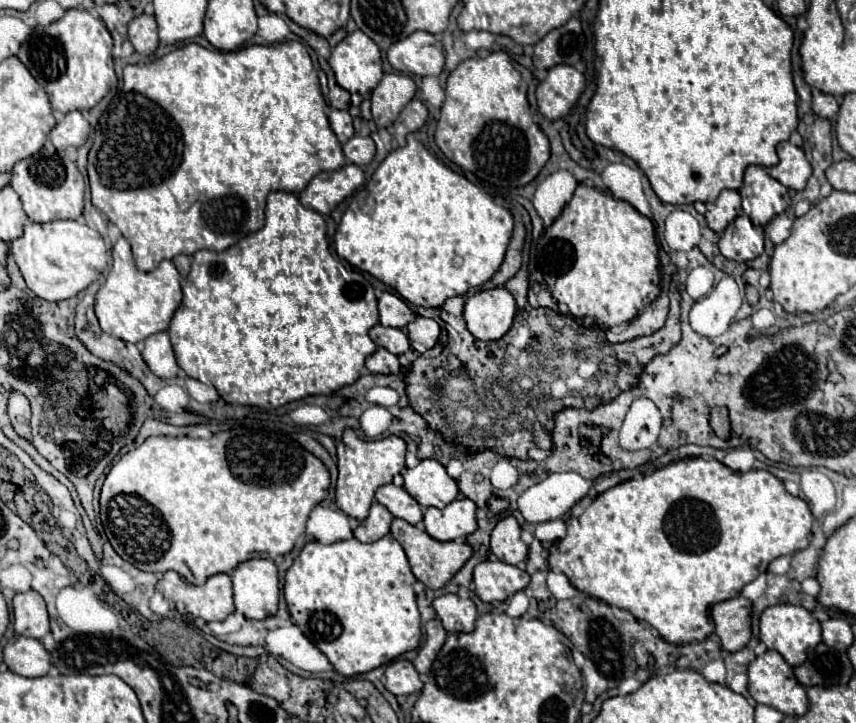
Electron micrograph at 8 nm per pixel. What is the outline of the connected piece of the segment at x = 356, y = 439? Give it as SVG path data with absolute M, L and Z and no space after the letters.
M345 429L343 439L340 445L337 445L338 479L335 489L337 507L343 513L363 521L375 499L375 491L381 485L391 483L393 477L401 473L401 469L405 467L405 451L407 451L407 443L397 435L387 435L383 439L367 441L361 439L353 429Z

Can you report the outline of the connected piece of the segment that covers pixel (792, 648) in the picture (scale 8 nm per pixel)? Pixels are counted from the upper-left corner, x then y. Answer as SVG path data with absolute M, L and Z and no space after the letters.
M783 603L783 605L767 607L761 615L759 629L761 629L759 637L767 645L767 649L779 651L785 657L785 661L793 667L803 665L803 661L807 659L807 651L815 649L821 643L821 625L819 625L819 621L807 609L803 609L799 605Z

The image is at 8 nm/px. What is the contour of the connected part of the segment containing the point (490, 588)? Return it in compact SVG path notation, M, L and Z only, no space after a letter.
M483 561L475 567L475 593L485 603L505 601L529 585L529 573L503 561Z

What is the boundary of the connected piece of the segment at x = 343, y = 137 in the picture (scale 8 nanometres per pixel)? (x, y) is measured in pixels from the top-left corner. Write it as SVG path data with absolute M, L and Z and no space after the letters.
M333 109L329 113L329 123L331 123L331 129L335 131L337 139L341 143L345 143L347 139L351 139L355 135L355 129L353 129L353 119L347 111L339 111L339 109Z

